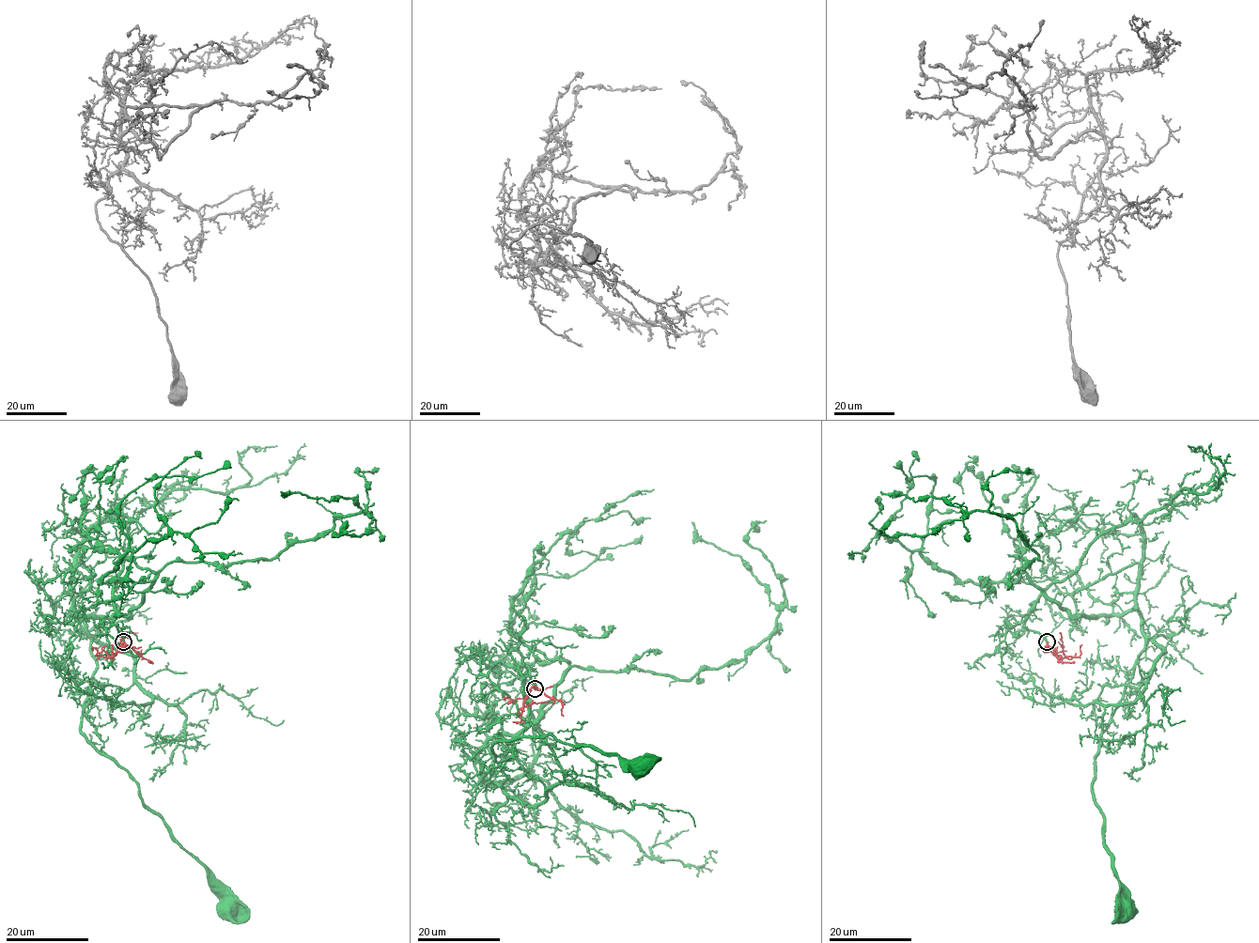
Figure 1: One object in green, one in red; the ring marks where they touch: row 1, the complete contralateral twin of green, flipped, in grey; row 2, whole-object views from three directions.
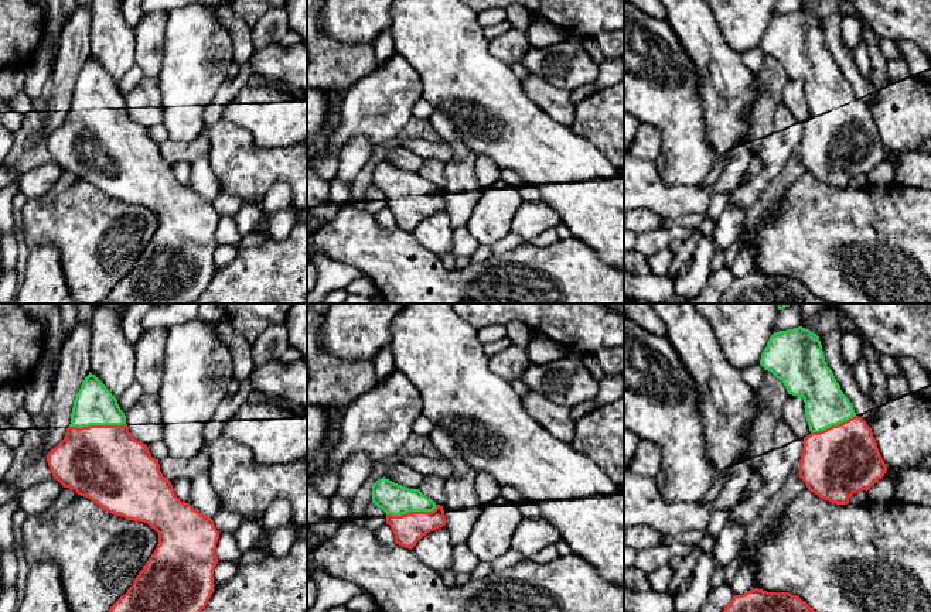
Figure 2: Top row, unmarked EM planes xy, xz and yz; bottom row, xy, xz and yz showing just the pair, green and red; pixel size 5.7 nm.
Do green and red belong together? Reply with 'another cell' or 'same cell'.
same cell

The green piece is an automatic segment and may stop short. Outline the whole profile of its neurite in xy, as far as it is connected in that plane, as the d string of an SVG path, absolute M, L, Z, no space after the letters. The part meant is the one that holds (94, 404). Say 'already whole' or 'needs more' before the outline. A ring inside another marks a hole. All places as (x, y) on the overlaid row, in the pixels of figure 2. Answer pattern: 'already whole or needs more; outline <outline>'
needs more; outline M89 372L75 396L64 440L47 454L52 476L103 510L144 522L158 533L158 544L133 585L109 612L202 612L214 592L219 531L214 520L181 502L146 444L133 438L116 397Z

